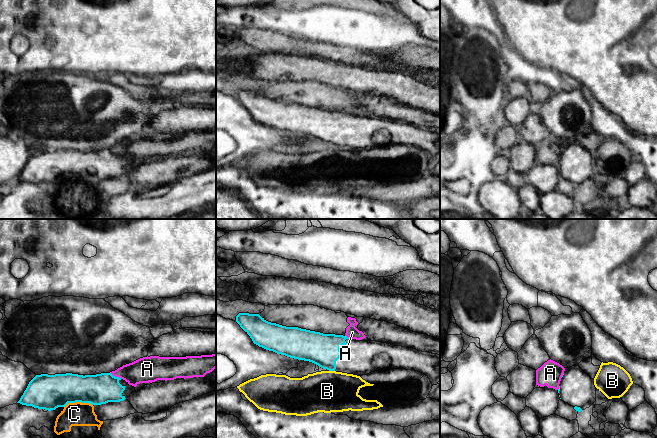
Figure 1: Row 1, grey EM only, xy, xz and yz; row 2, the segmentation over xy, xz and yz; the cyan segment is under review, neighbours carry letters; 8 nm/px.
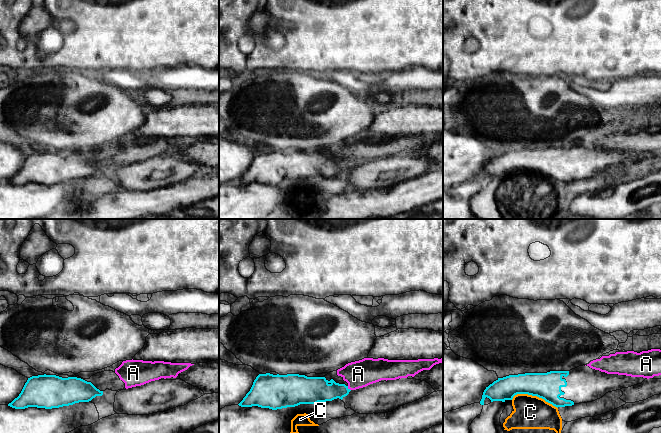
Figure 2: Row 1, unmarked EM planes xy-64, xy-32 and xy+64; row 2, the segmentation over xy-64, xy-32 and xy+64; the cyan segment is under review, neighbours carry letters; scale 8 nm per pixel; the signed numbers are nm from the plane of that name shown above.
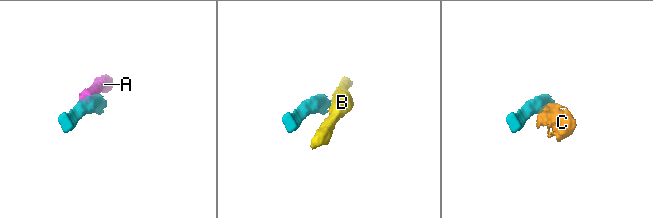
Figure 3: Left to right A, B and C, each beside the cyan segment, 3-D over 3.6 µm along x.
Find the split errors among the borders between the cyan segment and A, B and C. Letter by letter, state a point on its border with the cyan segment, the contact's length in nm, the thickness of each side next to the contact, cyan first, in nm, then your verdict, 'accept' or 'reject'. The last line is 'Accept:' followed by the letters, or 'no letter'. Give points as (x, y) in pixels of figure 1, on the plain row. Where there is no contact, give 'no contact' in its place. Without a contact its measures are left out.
A: xy (116, 153) | 110 nm | 240/200 nm | reject
B: xz (332, 146) | 50 nm | 260/340 nm | reject
C: xy (78, 177) | 240 nm | 280/190 nm | reject
Accept: no letter

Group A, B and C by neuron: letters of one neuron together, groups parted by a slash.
A / B / C

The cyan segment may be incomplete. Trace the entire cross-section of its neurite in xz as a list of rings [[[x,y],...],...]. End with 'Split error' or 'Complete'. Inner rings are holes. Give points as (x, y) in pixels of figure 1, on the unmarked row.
[[[239,89],[236,98],[259,123],[290,134],[312,138],[329,147],[362,152],[375,147],[403,144],[426,151],[432,161],[437,161],[440,157],[438,130],[382,118],[350,115],[343,111],[323,110],[298,103],[286,103],[268,98],[259,90]]]. Split error

